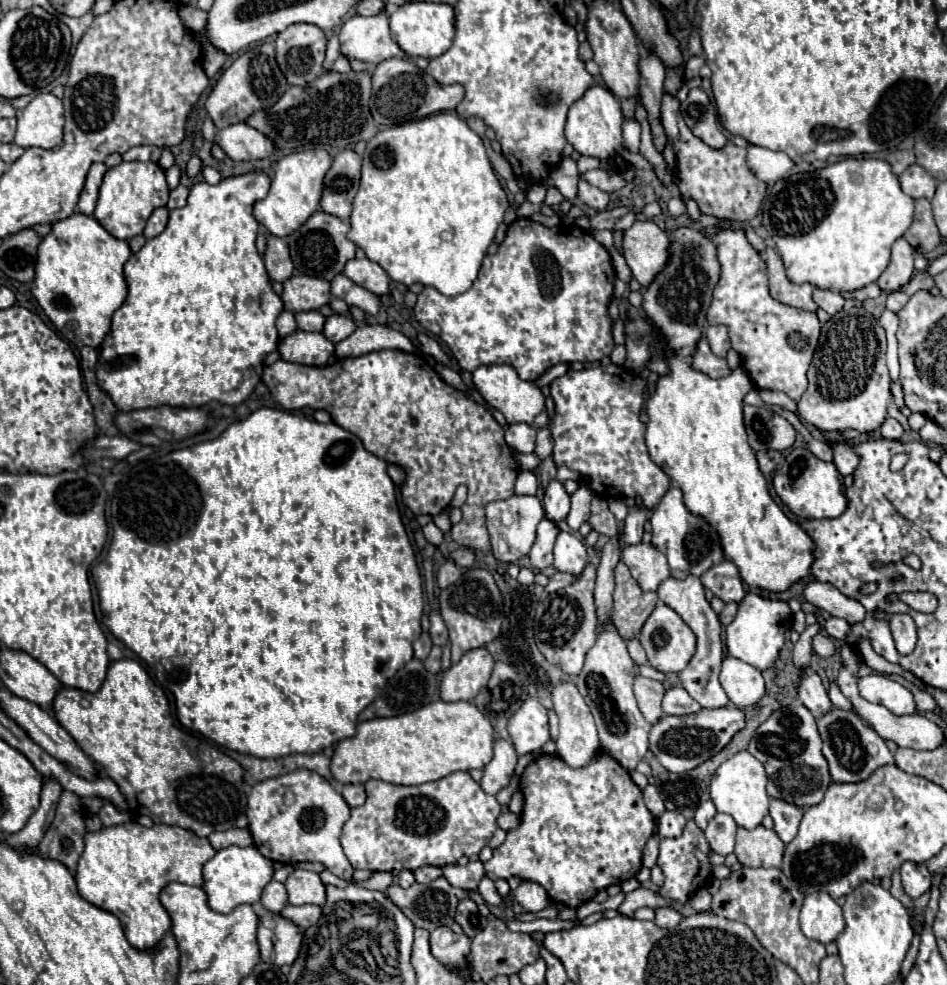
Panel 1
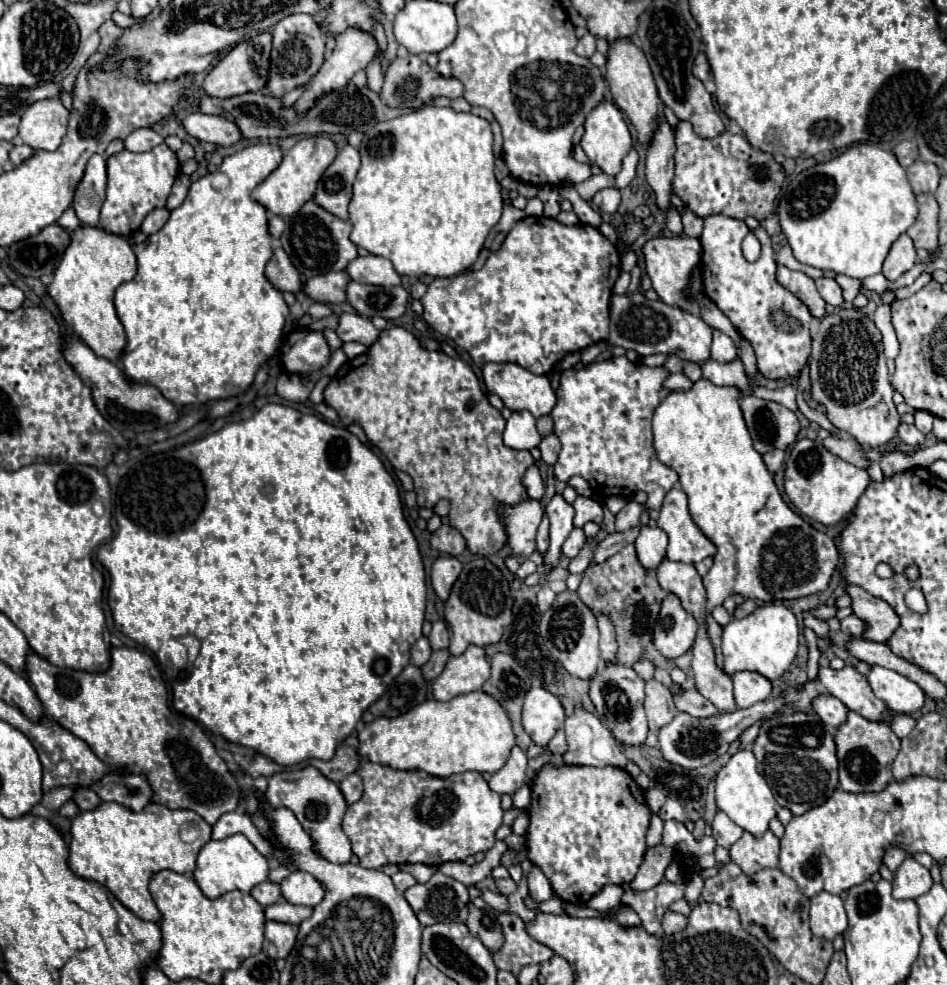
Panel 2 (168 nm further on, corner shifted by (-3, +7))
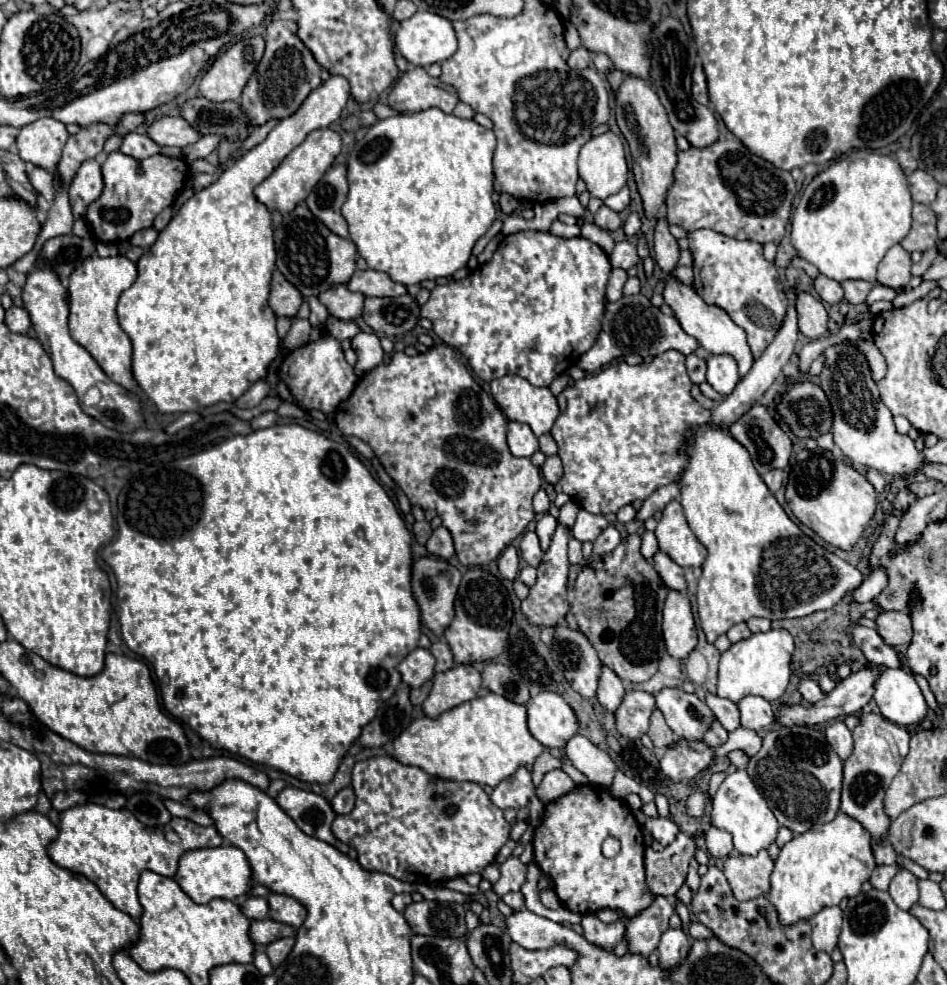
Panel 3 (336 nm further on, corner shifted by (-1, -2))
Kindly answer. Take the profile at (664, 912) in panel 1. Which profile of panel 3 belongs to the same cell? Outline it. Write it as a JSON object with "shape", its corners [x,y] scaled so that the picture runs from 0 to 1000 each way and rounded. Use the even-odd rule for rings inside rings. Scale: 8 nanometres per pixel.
{"shape":[[[706,942],[698,950],[696,956],[696,979],[700,983],[715,981],[728,966],[728,950],[721,946],[721,942]]]}

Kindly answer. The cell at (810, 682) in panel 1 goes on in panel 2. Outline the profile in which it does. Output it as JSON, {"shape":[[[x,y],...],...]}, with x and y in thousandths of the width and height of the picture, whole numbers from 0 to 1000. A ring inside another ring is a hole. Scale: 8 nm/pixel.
{"shape":[[[869,704],[869,712],[865,712],[865,716],[861,716],[861,724],[867,728],[869,734],[873,734],[878,738],[886,738],[894,732],[897,720],[884,708]]]}

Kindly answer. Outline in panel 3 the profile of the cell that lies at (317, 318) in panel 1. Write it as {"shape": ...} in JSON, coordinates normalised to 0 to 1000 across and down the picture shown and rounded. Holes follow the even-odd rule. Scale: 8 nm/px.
{"shape":[[[347,321],[347,325],[343,327],[345,331],[345,337],[356,343],[358,347],[360,345],[366,345],[366,343],[373,343],[377,337],[379,337],[379,331],[375,327],[366,327],[366,325],[358,325],[358,323],[352,323]]]}

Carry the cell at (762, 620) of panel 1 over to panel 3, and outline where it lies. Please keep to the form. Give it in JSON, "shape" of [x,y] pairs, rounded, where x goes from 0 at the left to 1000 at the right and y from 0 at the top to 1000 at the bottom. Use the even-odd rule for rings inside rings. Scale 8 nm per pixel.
{"shape":[[[814,638],[812,642],[793,644],[791,648],[772,654],[761,664],[757,705],[761,709],[770,709],[774,713],[780,713],[780,709],[785,709],[789,705],[806,707],[812,713],[823,711],[835,688],[837,660],[839,660],[837,646],[829,638]]]}

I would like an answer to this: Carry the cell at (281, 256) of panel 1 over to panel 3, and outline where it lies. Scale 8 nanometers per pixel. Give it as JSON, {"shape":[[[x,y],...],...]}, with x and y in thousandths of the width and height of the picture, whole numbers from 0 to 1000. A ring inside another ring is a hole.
{"shape":[[[290,274],[286,282],[286,296],[284,296],[284,311],[293,321],[303,321],[309,323],[318,311],[320,303],[318,296],[303,286],[303,282]]]}

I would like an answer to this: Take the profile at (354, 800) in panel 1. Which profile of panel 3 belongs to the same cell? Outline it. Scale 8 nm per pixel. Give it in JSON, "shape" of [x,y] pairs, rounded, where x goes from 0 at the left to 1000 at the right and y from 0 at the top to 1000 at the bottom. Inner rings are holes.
{"shape":[[[366,798],[366,800],[358,802],[358,804],[354,806],[354,810],[350,812],[350,818],[352,818],[352,822],[354,822],[356,826],[369,826],[369,824],[373,822],[373,818],[375,818],[373,800]]]}

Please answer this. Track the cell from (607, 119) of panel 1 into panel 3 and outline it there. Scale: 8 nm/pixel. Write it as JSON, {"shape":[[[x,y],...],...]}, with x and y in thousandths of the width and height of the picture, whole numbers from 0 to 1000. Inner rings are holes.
{"shape":[[[641,132],[624,140],[611,156],[611,179],[618,183],[624,199],[641,201],[654,195],[662,185],[662,164],[656,140]]]}

